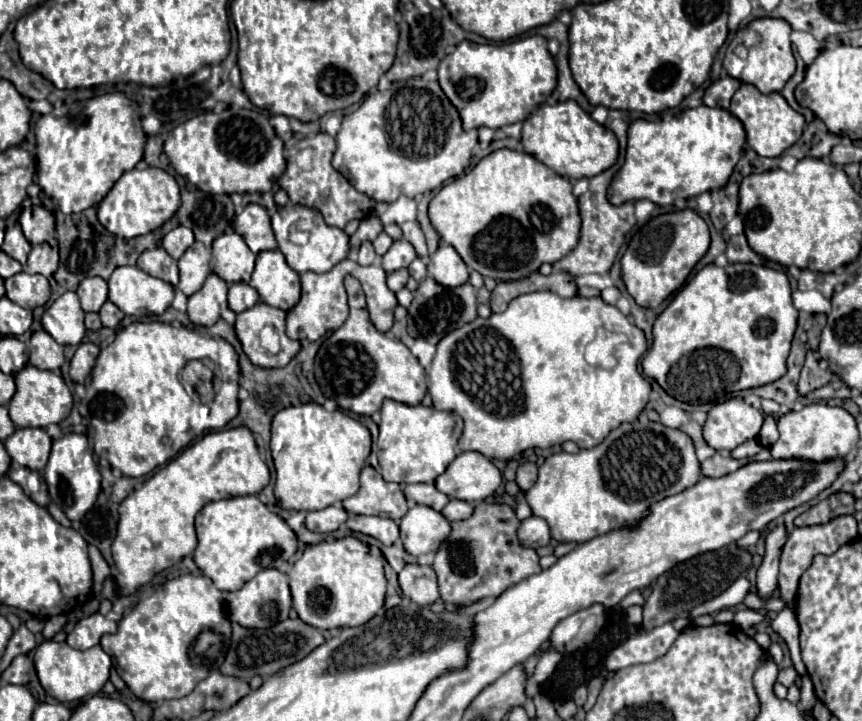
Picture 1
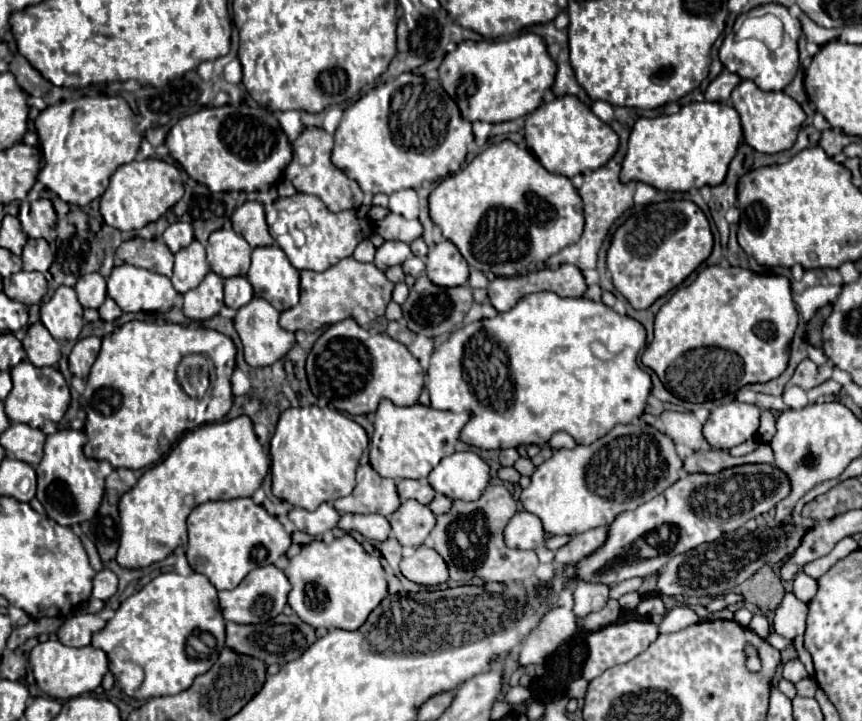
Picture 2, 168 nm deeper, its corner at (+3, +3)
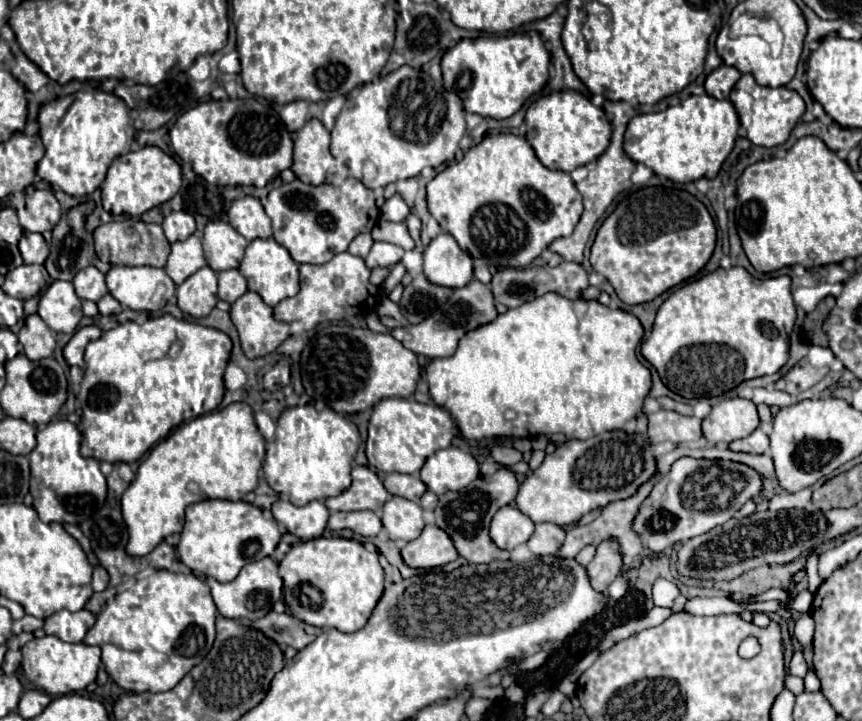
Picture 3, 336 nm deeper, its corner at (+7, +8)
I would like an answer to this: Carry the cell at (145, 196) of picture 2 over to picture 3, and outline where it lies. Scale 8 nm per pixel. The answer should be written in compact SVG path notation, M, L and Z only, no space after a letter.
M145 146L137 152L129 152L113 160L107 178L101 184L103 206L111 214L141 216L143 212L171 200L181 188L181 166L173 156L165 154L157 146Z

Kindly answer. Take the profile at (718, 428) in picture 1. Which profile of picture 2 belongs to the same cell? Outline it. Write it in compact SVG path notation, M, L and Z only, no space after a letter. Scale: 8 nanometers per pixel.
M731 401L711 411L709 419L703 425L703 435L711 447L731 449L753 437L757 429L759 409L749 403Z

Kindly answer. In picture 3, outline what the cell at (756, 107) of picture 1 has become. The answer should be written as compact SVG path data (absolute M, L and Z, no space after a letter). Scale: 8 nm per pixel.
M751 74L741 76L741 80L735 84L729 98L739 114L739 120L747 132L747 138L757 146L767 146L767 148L785 144L791 130L795 128L797 120L805 112L805 102L795 90L789 90L785 86L781 86L781 88L759 86Z

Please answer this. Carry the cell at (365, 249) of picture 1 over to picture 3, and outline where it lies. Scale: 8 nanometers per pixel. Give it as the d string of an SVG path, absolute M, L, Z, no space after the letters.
M359 234L359 236L349 244L349 250L347 250L347 252L365 258L365 256L369 254L371 246L373 246L373 238L371 238L371 234Z

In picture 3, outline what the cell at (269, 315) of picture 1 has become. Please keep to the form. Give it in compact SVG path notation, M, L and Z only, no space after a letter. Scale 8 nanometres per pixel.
M245 292L231 304L231 320L239 332L243 352L249 358L267 356L289 338L289 324L275 320L273 308L255 292Z

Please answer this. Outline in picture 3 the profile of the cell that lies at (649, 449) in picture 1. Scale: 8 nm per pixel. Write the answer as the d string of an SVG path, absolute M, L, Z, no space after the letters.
M623 430L603 432L589 440L567 440L553 454L547 454L543 464L521 484L515 502L533 522L569 526L597 506L607 506L609 502L633 496L653 474L655 458L647 438L643 446L643 436L639 434Z

